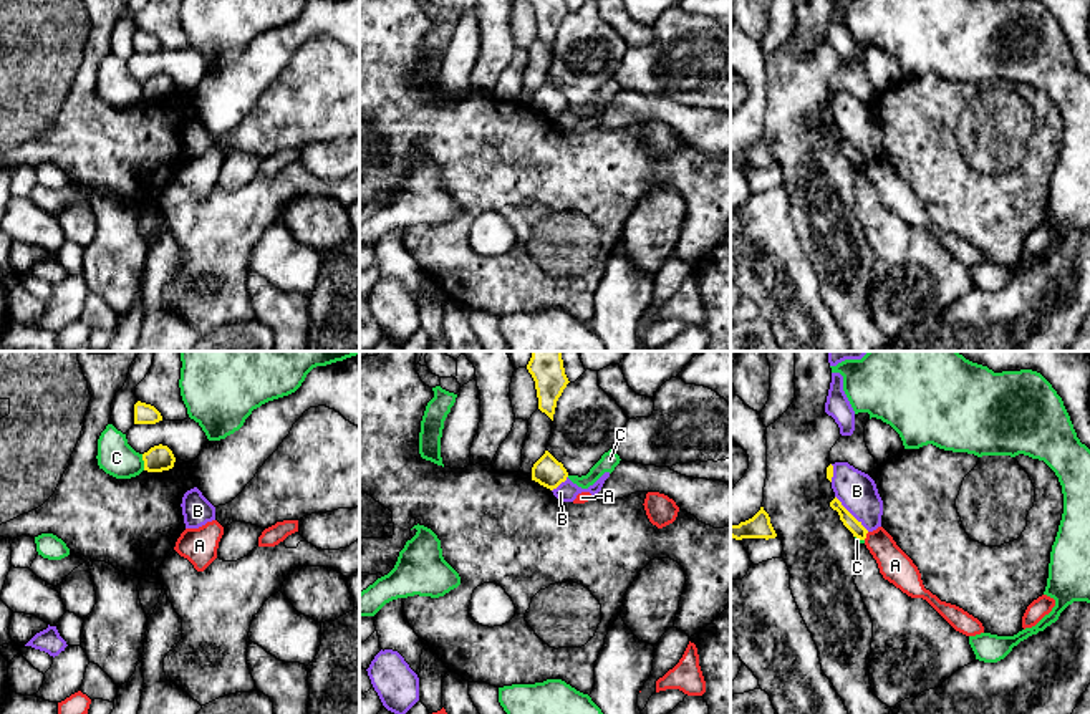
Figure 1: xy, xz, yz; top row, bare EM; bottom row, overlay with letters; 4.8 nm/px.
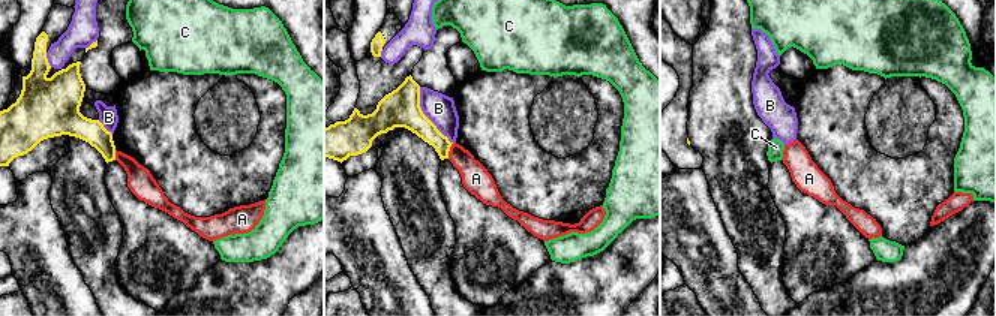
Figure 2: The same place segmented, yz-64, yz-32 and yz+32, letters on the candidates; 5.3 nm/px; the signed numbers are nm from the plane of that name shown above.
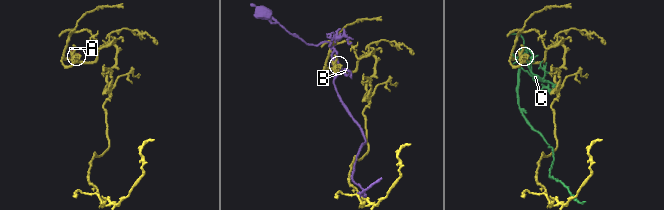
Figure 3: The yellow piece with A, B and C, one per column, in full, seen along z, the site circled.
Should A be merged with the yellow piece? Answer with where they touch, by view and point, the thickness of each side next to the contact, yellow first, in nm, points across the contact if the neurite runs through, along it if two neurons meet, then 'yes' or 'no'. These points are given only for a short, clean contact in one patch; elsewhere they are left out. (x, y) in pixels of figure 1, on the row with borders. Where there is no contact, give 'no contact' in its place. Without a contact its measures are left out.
yz (865, 535) | 70/160 nm | along yz (868, 532), (863, 539) | no

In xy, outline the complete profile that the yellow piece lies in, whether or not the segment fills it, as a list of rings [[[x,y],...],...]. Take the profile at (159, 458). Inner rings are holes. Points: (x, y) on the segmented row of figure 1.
[[[154,446],[142,454],[144,470],[162,472],[174,467],[176,457],[167,446]]]

